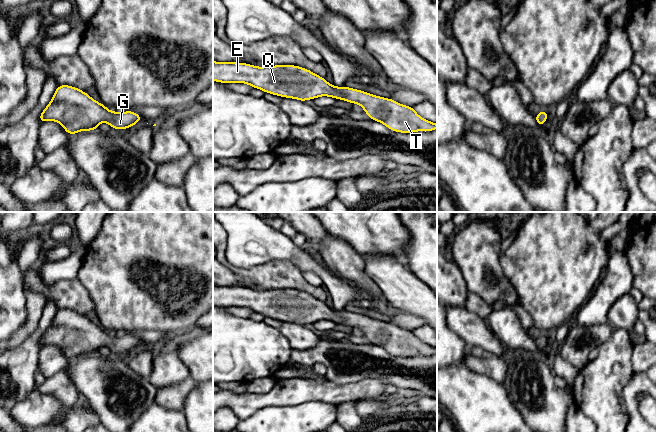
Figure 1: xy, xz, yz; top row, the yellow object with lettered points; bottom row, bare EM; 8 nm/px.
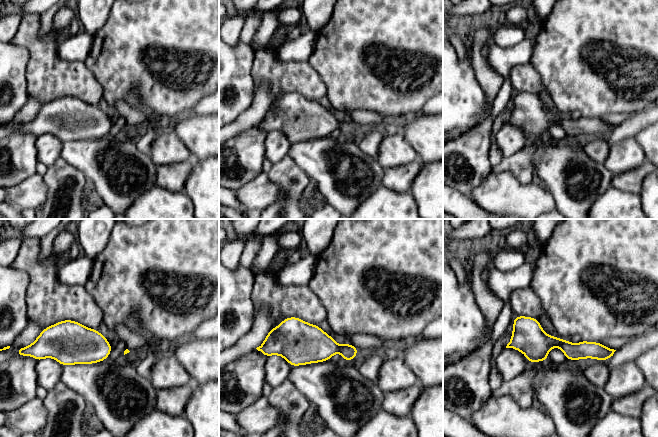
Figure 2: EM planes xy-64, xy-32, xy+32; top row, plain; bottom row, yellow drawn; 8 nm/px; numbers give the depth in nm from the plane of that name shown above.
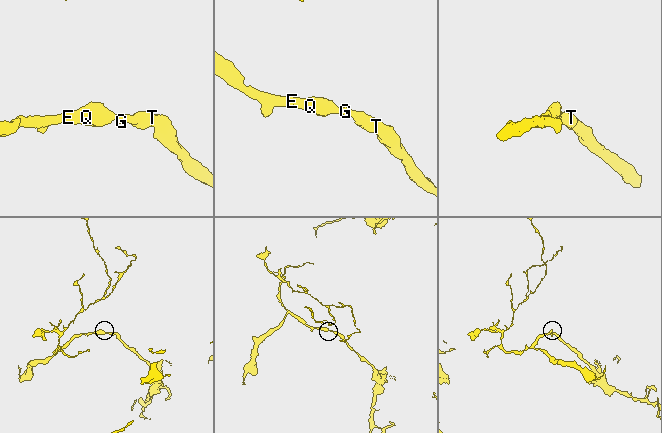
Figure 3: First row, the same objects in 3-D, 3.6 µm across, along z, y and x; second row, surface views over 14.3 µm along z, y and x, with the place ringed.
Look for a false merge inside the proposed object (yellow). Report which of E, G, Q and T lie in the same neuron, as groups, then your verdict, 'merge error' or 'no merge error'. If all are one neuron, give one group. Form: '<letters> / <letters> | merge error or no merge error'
E G Q T | no merge error

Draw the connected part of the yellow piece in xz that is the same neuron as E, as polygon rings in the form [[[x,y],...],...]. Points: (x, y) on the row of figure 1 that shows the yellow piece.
[[[213,61],[213,81],[225,84],[245,83],[265,93],[302,102],[328,96],[359,104],[371,120],[399,133],[430,132],[437,129],[435,122],[419,116],[413,107],[344,85],[333,86],[325,78],[296,65],[258,67],[248,63]]]

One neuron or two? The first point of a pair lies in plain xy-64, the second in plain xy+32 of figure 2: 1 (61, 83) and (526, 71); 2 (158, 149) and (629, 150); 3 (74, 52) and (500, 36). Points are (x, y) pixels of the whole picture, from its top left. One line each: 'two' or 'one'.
1: one
2: one
3: two

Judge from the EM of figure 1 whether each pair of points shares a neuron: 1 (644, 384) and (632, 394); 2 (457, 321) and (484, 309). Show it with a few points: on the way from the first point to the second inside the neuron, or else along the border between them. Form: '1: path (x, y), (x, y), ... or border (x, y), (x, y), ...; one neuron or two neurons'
1: path (641, 385), (635, 391); one neuron
2: border (463, 307), (485, 320); two neurons

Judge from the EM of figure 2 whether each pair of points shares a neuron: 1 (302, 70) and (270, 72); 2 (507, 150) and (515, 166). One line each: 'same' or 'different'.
1: same
2: different

